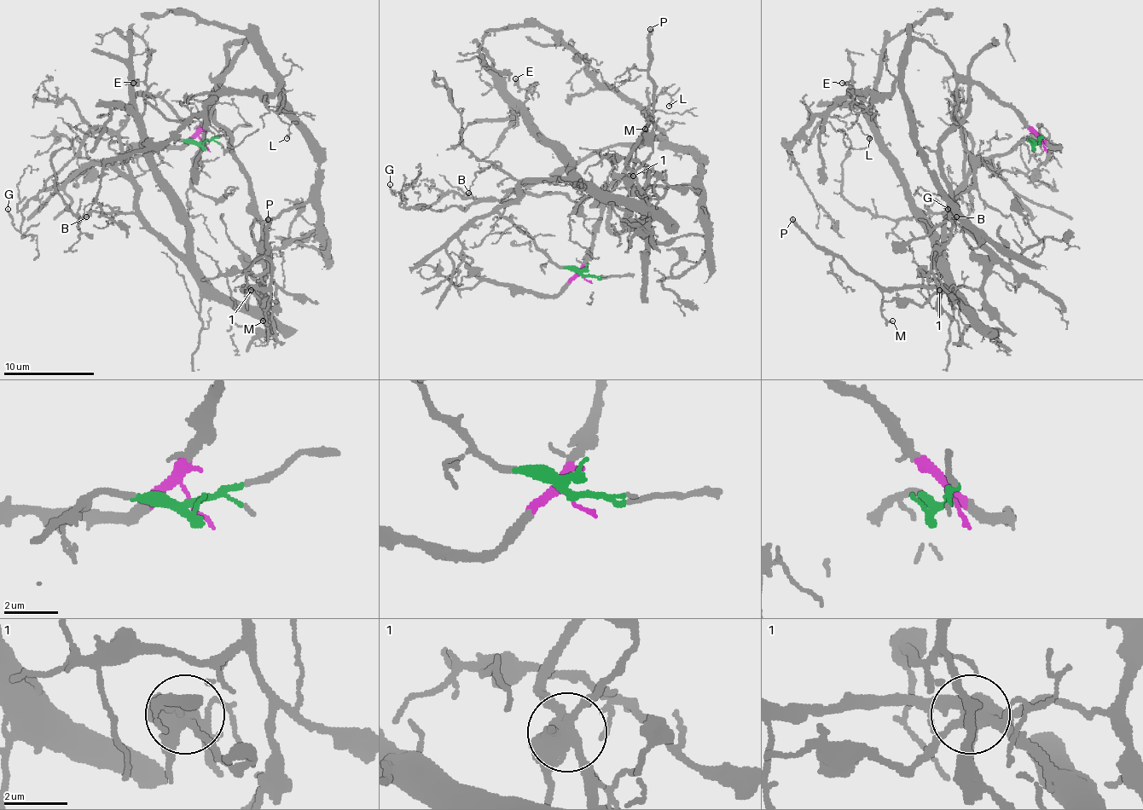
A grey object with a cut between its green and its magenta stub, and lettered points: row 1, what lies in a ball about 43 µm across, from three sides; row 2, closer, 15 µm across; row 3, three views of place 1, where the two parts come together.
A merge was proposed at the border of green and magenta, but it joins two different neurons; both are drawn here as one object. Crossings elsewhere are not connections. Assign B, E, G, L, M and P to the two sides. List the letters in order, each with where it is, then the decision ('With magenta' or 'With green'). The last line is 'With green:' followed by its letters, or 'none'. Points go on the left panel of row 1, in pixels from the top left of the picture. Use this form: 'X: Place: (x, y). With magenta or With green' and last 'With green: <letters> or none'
B: Place: (86, 216). With green
E: Place: (133, 83). With green
G: Place: (8, 209). With green
L: Place: (287, 138). With magenta
M: Place: (263, 321). With green
P: Place: (268, 219). With green
With green: B, E, G, M, P

